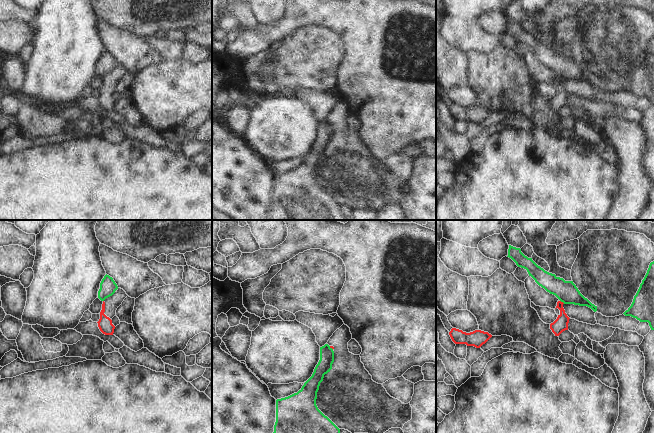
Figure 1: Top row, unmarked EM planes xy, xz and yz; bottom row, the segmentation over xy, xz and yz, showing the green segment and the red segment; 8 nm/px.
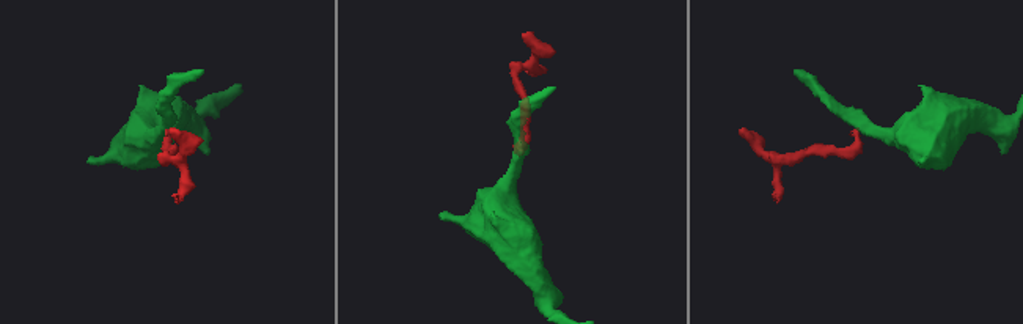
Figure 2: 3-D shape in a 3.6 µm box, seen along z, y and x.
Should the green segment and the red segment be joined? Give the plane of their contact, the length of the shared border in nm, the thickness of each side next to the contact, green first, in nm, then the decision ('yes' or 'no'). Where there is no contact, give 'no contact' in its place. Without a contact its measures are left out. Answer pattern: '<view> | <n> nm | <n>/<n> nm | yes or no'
yz | 50 nm | 180/110 nm | no

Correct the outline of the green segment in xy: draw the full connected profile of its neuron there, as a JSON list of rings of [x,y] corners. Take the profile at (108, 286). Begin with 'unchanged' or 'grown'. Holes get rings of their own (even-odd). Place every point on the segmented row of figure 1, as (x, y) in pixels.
unchanged; [[[106,274],[100,283],[98,298],[104,301],[106,298],[112,296],[117,289],[118,286],[113,278]]]

